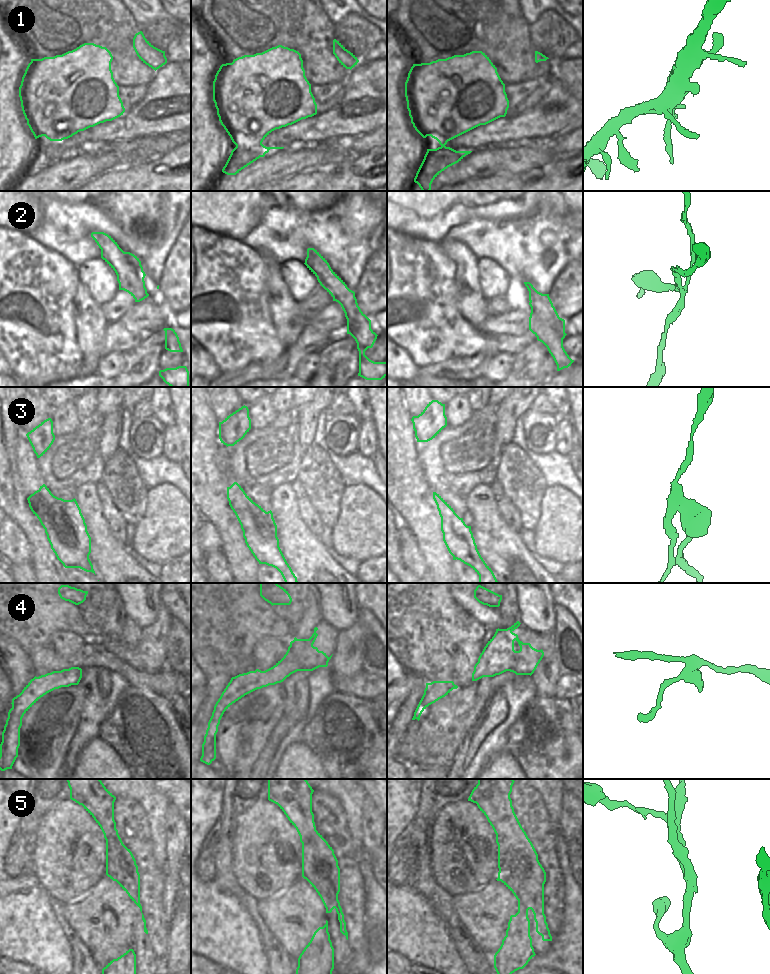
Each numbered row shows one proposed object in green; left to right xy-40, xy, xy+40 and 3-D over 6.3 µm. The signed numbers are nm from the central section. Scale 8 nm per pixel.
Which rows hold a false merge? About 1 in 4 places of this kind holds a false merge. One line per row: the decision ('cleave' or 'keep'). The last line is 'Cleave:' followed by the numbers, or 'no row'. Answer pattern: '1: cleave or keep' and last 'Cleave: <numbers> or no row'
1: keep
2: cleave
3: cleave
4: cleave
5: cleave
Cleave: 2, 3, 4, 5

